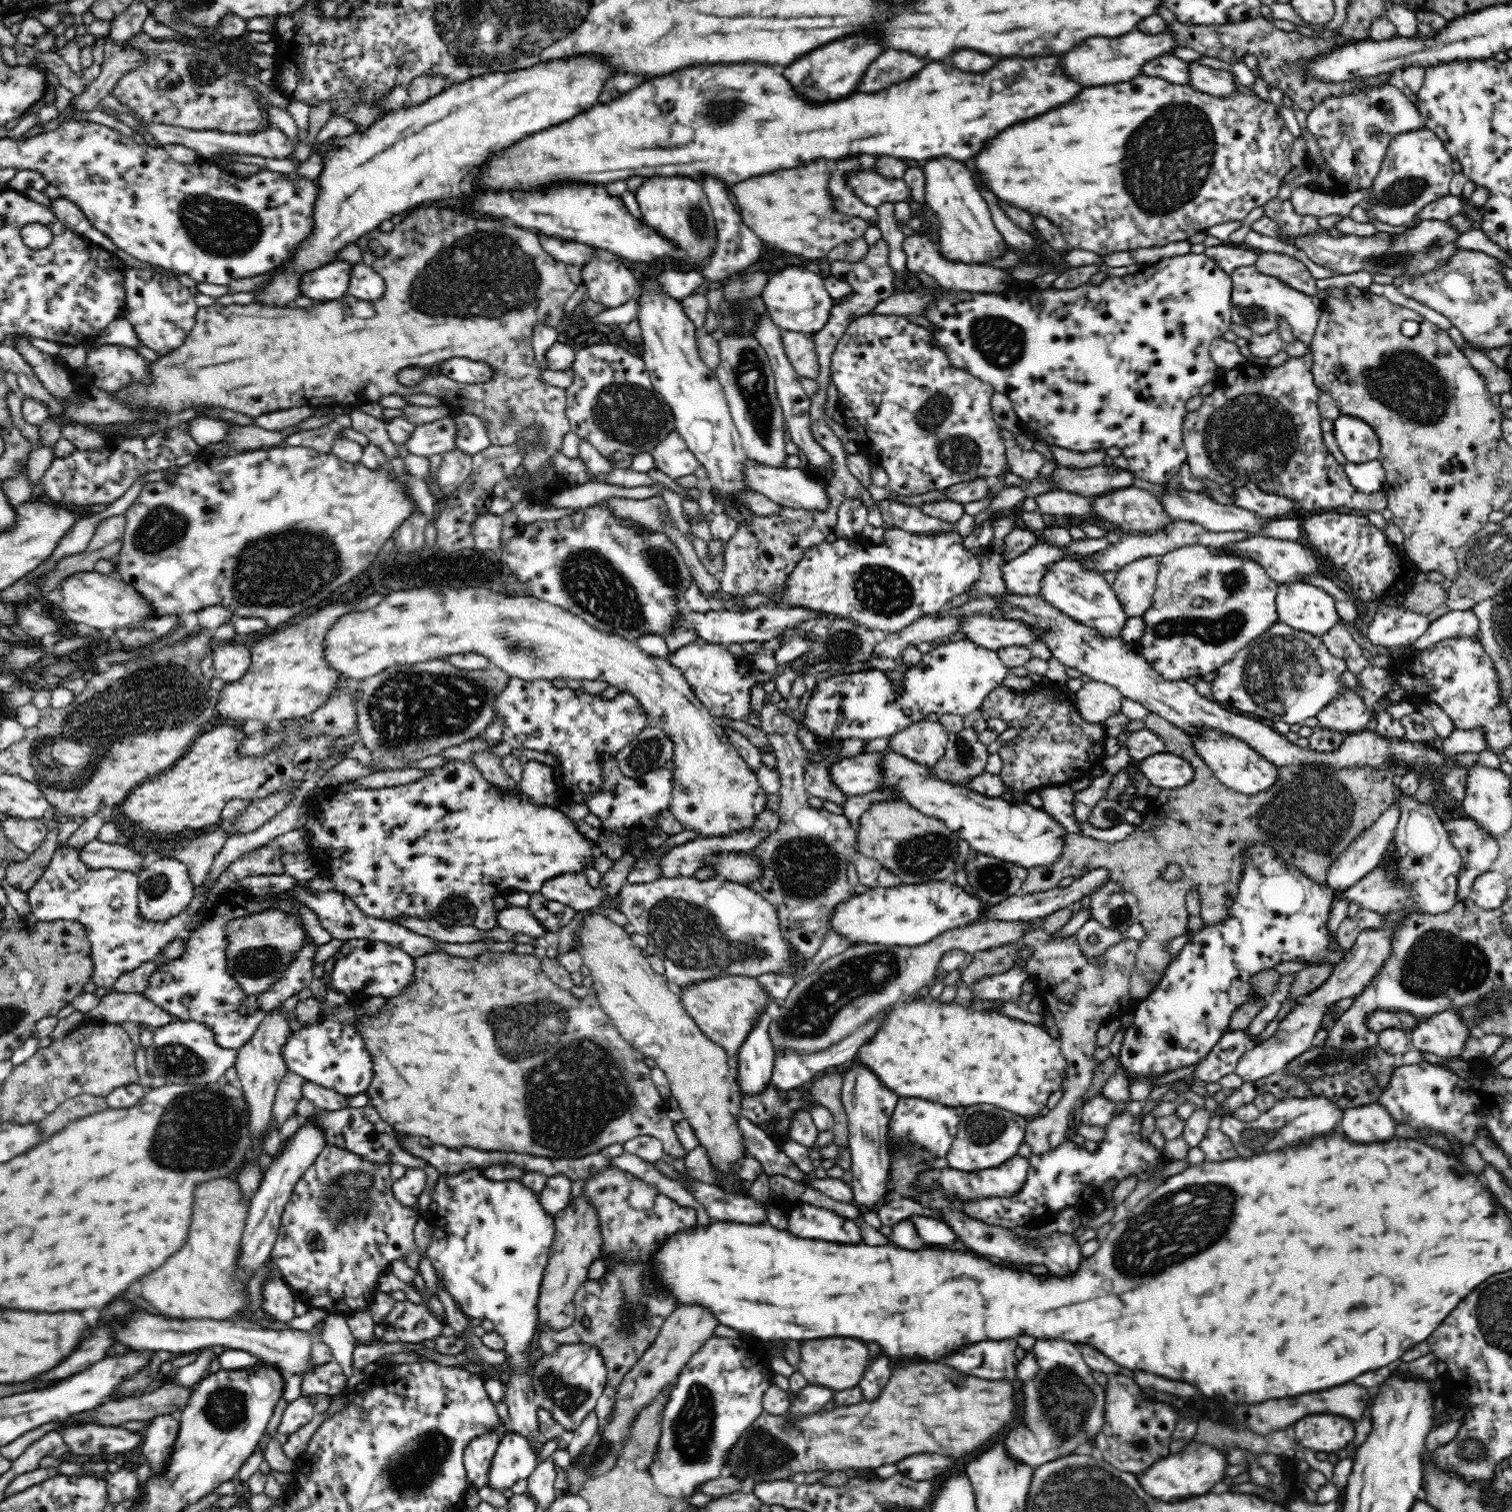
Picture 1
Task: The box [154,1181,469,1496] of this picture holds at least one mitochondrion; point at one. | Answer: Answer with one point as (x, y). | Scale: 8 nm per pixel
(226, 1410)

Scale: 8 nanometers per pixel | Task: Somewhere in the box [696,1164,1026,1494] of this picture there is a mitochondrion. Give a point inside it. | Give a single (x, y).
(763, 1451)

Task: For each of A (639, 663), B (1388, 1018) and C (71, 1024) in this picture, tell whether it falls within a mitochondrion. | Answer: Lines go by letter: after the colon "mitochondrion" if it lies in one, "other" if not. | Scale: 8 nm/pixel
A: other
B: other
C: other

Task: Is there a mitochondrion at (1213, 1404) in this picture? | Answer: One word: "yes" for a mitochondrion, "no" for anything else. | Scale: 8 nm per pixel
no

